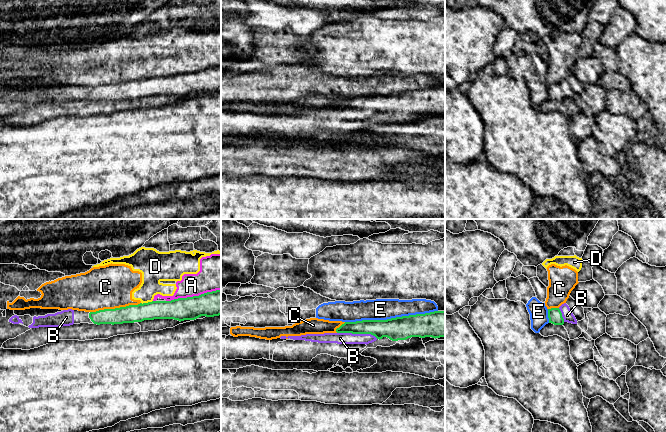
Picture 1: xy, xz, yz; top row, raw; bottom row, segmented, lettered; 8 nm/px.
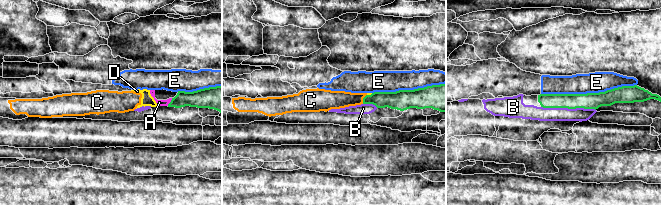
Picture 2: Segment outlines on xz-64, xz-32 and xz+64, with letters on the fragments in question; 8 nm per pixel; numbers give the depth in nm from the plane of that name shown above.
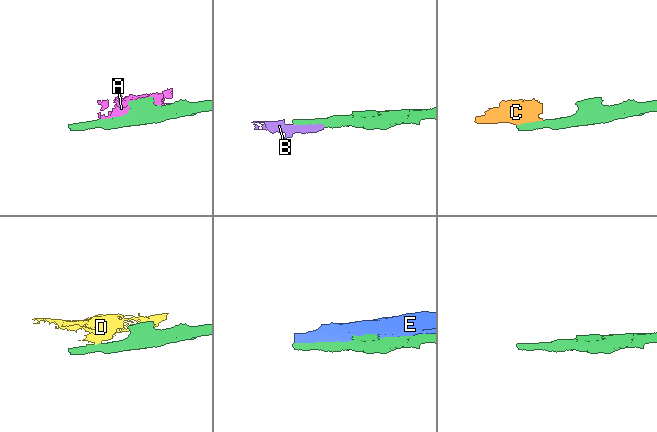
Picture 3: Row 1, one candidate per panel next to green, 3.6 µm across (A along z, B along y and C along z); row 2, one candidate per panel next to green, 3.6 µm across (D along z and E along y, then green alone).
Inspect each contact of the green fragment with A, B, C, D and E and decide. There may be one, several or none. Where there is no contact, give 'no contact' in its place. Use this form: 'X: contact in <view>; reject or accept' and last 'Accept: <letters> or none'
A: contact in xy; reject
B: contact in xz; accept
C: contact in xy; reject
D: contact in xy; reject
E: contact in xz; reject
Accept: B

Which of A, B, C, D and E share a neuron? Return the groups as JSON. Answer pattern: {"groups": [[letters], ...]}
{"groups": [["A", "C", "D"], ["B"], ["E"]]}

